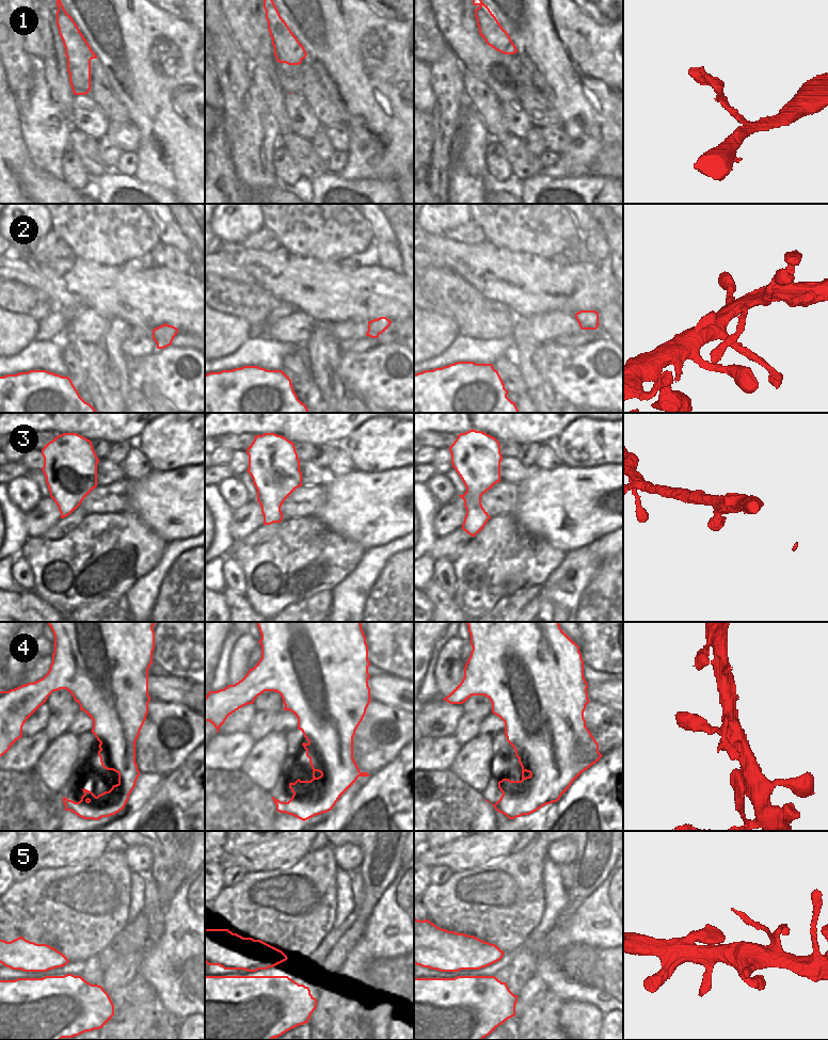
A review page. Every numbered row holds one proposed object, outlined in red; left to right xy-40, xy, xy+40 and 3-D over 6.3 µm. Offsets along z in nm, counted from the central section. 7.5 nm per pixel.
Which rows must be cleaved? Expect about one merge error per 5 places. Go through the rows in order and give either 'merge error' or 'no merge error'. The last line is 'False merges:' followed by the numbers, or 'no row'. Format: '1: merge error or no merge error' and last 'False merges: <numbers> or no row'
1: no merge error
2: no merge error
3: no merge error
4: no merge error
5: no merge error
False merges: no row

